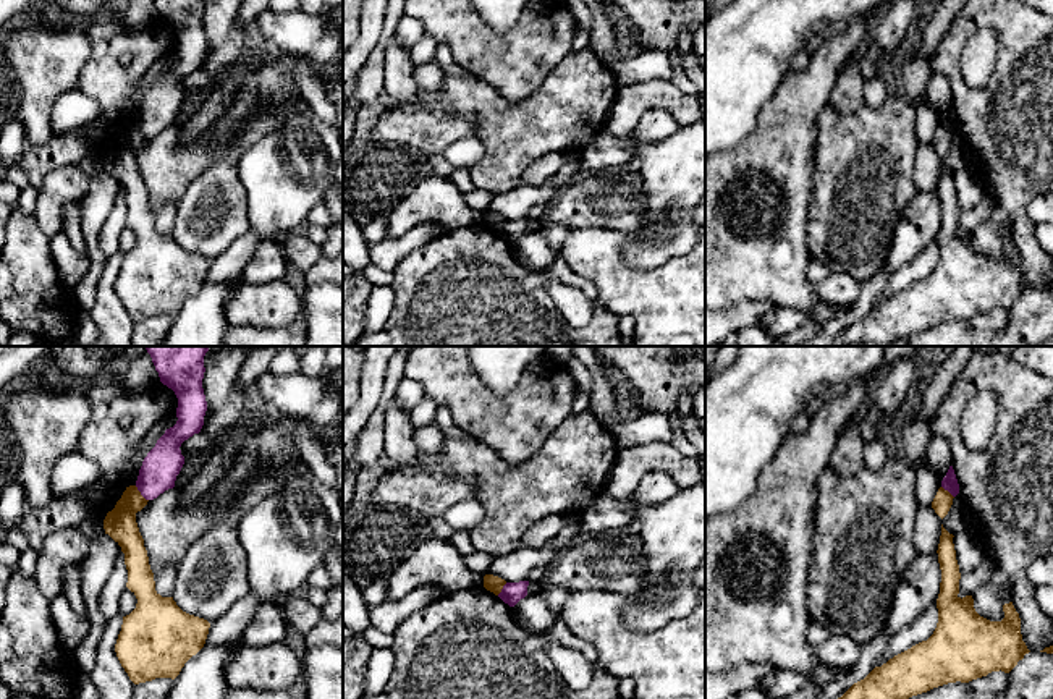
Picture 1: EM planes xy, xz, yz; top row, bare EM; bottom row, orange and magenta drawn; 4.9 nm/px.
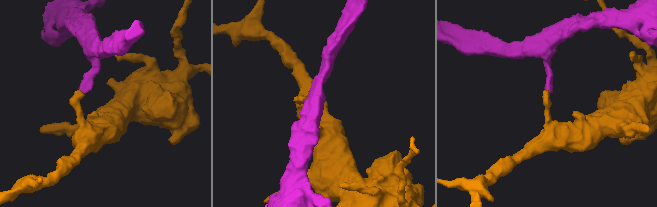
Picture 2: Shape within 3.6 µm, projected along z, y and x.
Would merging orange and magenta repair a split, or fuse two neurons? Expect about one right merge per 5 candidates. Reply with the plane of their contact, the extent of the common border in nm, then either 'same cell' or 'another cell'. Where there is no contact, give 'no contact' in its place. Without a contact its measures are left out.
xy | 100 nm | another cell

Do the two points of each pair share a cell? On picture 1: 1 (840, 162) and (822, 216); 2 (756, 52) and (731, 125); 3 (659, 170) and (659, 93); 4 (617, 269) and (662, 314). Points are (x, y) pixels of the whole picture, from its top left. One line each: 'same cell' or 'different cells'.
1: same cell
2: same cell
3: different cells
4: same cell

